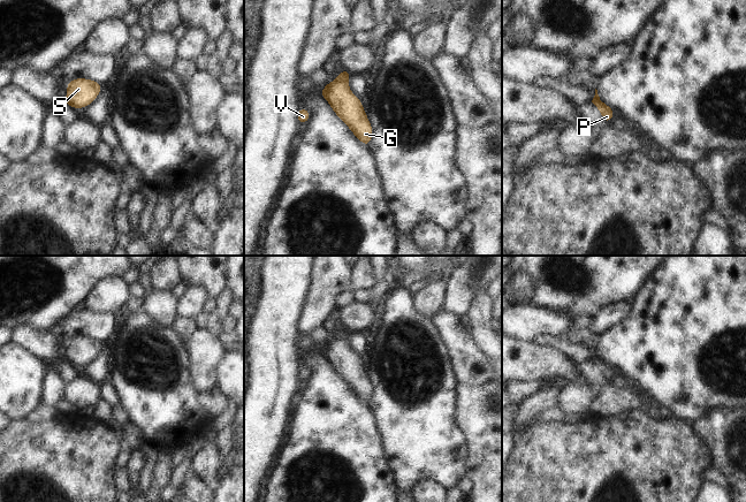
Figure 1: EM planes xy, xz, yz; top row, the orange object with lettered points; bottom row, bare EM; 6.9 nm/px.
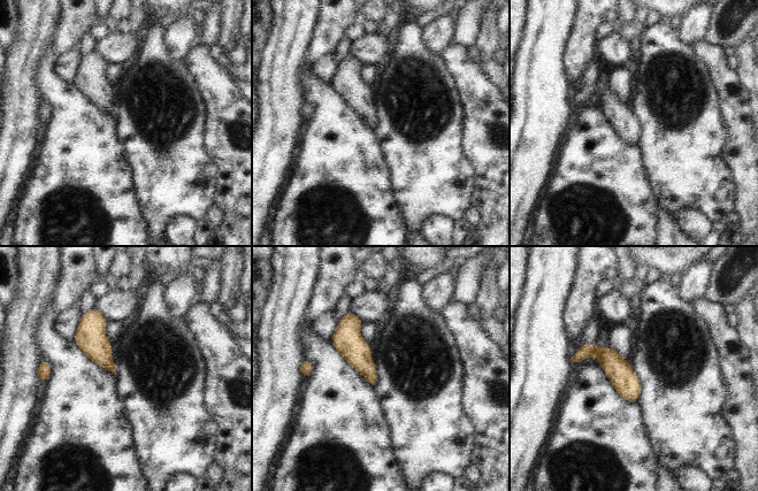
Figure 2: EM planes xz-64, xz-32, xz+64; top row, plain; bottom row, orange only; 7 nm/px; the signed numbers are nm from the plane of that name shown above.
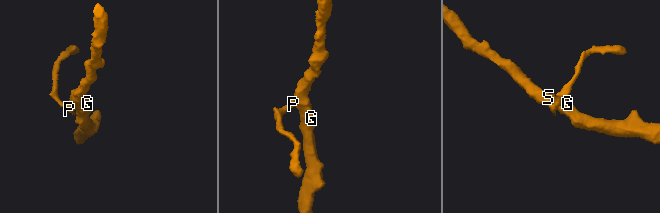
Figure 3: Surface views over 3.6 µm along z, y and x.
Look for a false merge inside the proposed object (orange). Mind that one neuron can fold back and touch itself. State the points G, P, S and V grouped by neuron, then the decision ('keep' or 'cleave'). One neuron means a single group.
groups G S / P V; cleave

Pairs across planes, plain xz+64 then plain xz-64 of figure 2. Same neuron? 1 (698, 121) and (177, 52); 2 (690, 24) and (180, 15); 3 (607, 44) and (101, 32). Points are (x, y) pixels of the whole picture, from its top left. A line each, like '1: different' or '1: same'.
1: different
2: different
3: different

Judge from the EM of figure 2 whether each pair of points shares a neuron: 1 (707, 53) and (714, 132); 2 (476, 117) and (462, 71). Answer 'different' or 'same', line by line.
1: different
2: same

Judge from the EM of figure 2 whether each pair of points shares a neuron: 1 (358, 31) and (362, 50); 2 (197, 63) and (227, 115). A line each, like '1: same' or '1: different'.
1: different
2: same

